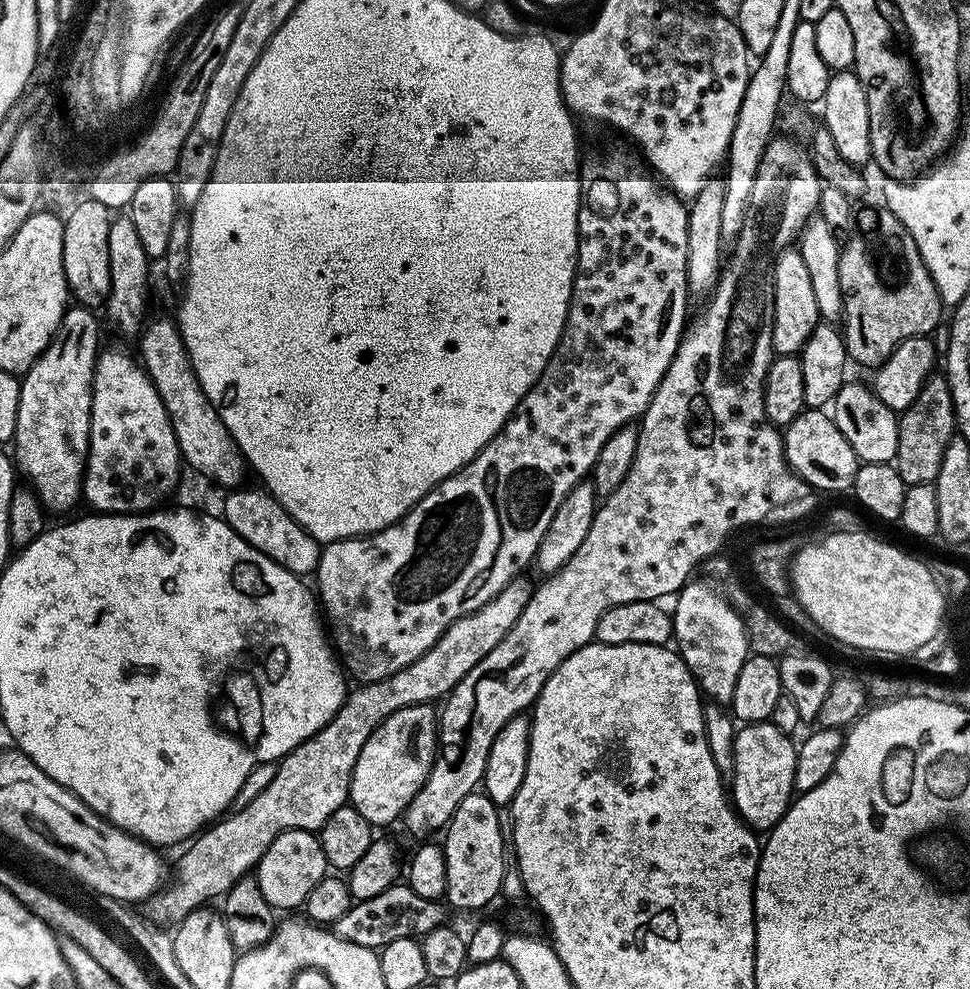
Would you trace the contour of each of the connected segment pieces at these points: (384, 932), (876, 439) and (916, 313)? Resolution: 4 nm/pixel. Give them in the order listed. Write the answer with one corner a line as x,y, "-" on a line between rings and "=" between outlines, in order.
397,882
374,898
355,901
350,910
330,926
330,930
358,946
379,950
398,938
422,938
430,930
443,927
447,923
443,907
441,901
421,898
407,883
=
846,382
830,403
830,415
838,426
838,430
842,430
842,438
846,438
846,442
850,442
857,461
865,464
892,464
895,461
898,450
898,426
900,425
897,413
892,412
890,406
886,406
886,402
882,402
882,398
874,395
867,383
=
864,208
855,213
854,227
840,249
838,262
838,282
842,286
842,335
845,342
847,359
854,365
861,364
867,370
879,368
886,358
906,338
911,336
933,335
932,331
940,324
940,295
934,286
934,278
930,278
930,270
926,270
926,262
922,262
922,254
918,254
918,246
914,246
914,238
910,238
910,230
894,218
888,208

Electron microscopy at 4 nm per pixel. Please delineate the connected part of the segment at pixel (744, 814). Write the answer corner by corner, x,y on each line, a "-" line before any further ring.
770,722
744,724
734,742
734,774
730,800
749,829
770,830
783,818
794,799
794,766
797,745
789,733

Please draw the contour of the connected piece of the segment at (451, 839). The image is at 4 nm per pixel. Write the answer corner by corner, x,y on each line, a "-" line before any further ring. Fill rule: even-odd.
483,791
471,792
458,802
458,810
454,810
443,836
447,903
456,908
486,907
495,896
501,895
503,886
503,838
498,824
498,806

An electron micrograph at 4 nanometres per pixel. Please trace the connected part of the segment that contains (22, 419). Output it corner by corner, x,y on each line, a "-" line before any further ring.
69,306
64,309
64,317
60,320
58,330
52,335
52,341
46,346
46,350
42,350
42,354
28,367
27,372
23,373
20,382
20,401
18,402
18,426
14,437
14,445
16,444
16,452
14,451
14,464
20,472
25,476
27,483
30,485
40,503
49,513
64,512
67,508
72,508
82,496
82,477
84,475
84,462
88,454
88,435
90,434
90,414
92,413
92,379
96,373
96,358
101,351
100,344
100,324
96,321
97,313
93,309
83,306

